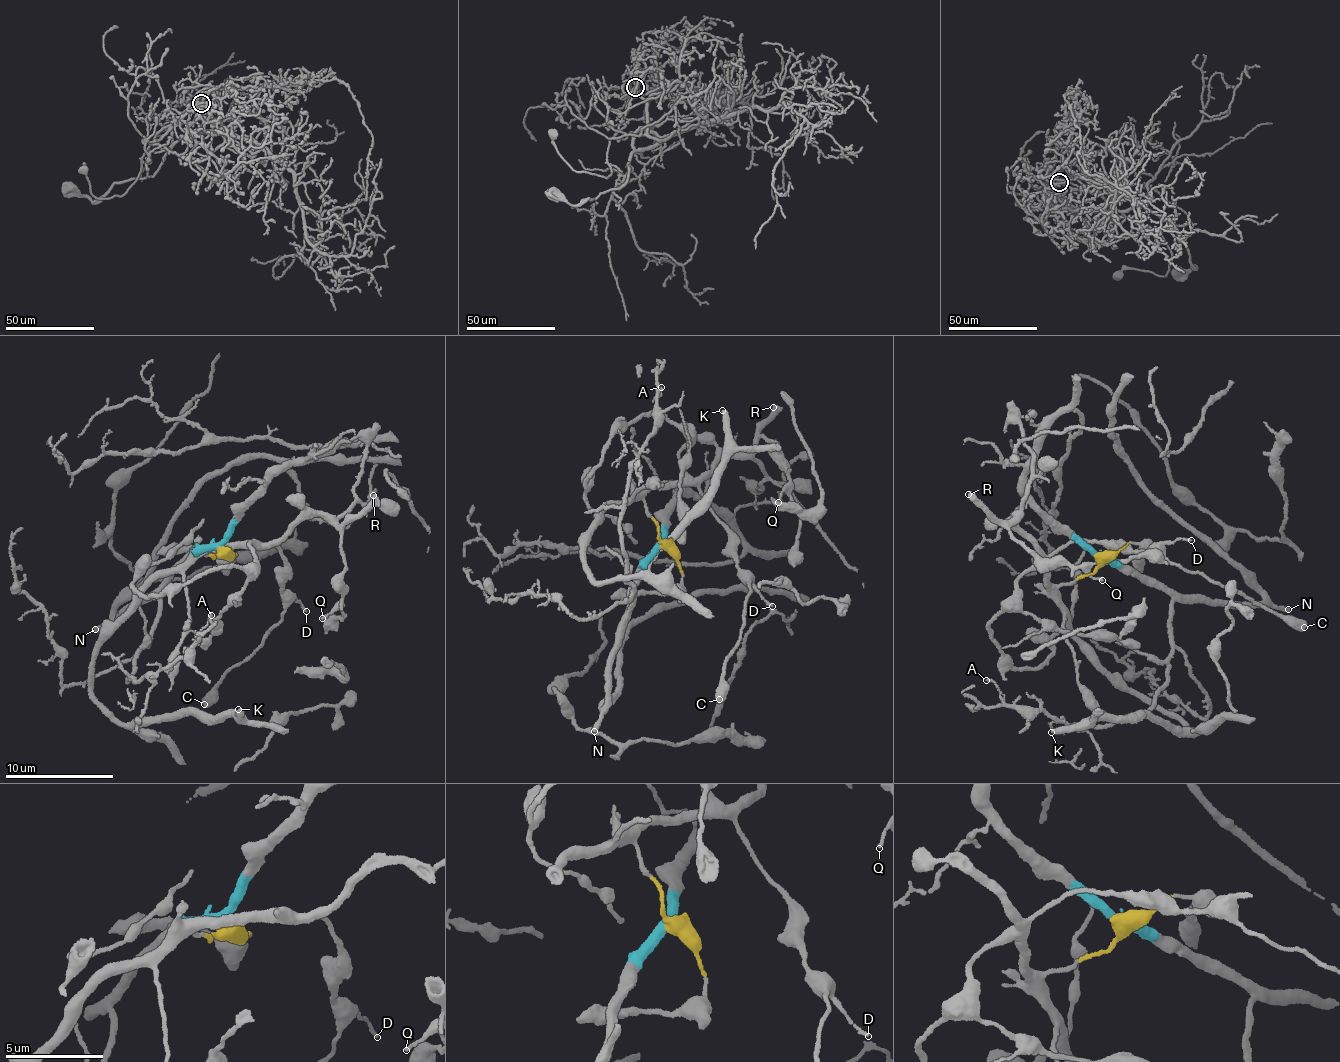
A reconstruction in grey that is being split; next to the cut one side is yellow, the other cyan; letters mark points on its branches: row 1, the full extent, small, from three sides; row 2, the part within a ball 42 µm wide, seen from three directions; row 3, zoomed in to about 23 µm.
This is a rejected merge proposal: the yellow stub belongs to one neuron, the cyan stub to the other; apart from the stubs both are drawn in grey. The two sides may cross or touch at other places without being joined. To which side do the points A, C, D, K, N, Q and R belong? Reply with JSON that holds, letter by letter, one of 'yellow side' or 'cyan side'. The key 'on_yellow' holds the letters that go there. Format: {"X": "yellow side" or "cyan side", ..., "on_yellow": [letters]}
{"A": "cyan side", "C": "yellow side", "D": "yellow side", "K": "yellow side", "N": "cyan side", "Q": "yellow side", "R": "yellow side", "on_yellow": ["C", "D", "K", "Q", "R"]}

